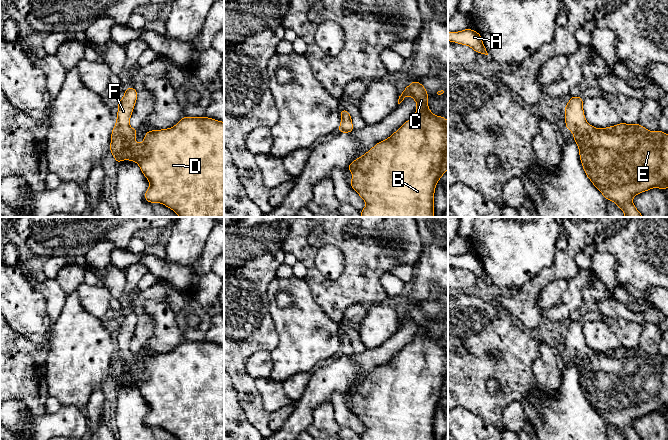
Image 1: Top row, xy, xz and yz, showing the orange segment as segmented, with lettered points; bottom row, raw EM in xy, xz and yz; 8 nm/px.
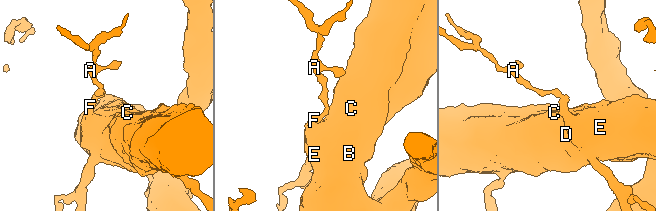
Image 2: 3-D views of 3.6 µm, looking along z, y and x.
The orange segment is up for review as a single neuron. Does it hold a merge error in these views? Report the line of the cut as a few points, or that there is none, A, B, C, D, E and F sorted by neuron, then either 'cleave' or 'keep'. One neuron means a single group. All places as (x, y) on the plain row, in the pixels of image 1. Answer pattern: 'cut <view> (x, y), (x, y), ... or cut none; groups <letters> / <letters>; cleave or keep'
cut none; groups A B C D E F; keep

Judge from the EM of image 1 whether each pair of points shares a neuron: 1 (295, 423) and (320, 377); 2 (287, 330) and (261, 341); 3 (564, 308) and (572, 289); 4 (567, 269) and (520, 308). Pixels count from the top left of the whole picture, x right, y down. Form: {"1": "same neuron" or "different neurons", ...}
{"1": "same neuron", "2": "different neurons", "3": "same neuron", "4": "same neuron"}

